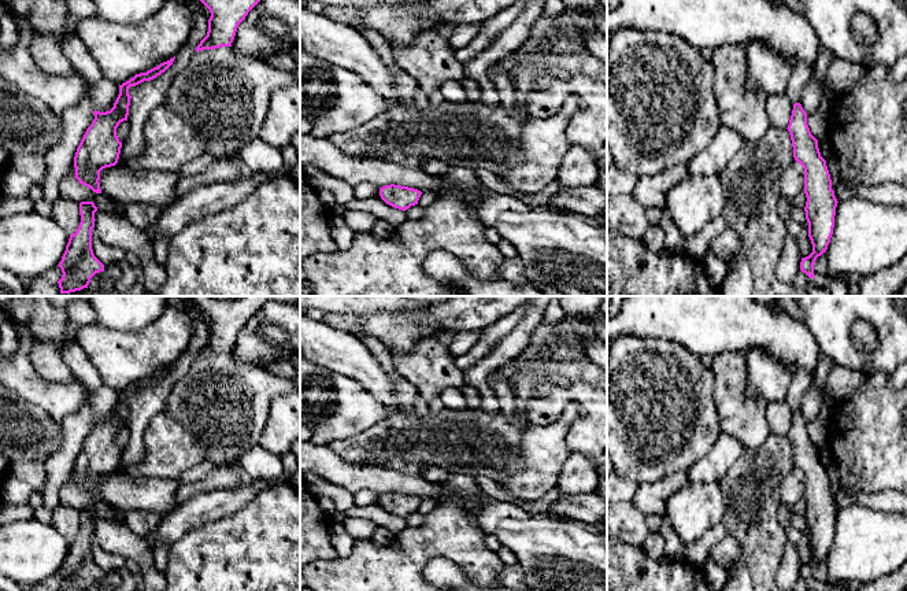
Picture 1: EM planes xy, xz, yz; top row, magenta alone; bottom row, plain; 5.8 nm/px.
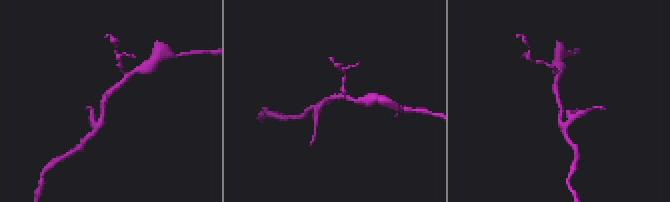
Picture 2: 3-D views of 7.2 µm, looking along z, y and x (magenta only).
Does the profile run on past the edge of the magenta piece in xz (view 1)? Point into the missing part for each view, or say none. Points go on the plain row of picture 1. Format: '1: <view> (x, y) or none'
1: none

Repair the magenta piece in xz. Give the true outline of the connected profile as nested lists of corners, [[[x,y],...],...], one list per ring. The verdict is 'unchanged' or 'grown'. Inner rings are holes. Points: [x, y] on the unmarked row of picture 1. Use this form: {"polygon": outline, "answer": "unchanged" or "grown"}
{"polygon": [[[395,491],[380,495],[381,506],[386,511],[403,518],[406,518],[411,513],[418,511],[421,502],[422,499],[418,496],[395,492]]], "answer": "unchanged"}

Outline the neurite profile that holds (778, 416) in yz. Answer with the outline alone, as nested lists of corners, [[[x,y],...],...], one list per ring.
[[[770,402],[766,407],[766,422],[771,433],[786,436],[792,422],[793,410],[786,402]]]

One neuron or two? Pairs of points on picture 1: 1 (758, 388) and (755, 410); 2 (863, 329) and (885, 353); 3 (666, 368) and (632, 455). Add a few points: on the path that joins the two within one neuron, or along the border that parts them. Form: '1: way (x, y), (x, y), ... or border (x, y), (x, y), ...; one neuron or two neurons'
1: border (747, 368), (747, 394), (767, 402); two neurons
2: border (856, 320), (851, 328), (852, 342), (869, 354); two neurons
3: way (655, 390), (651, 396), (651, 424), (647, 433); one neuron

